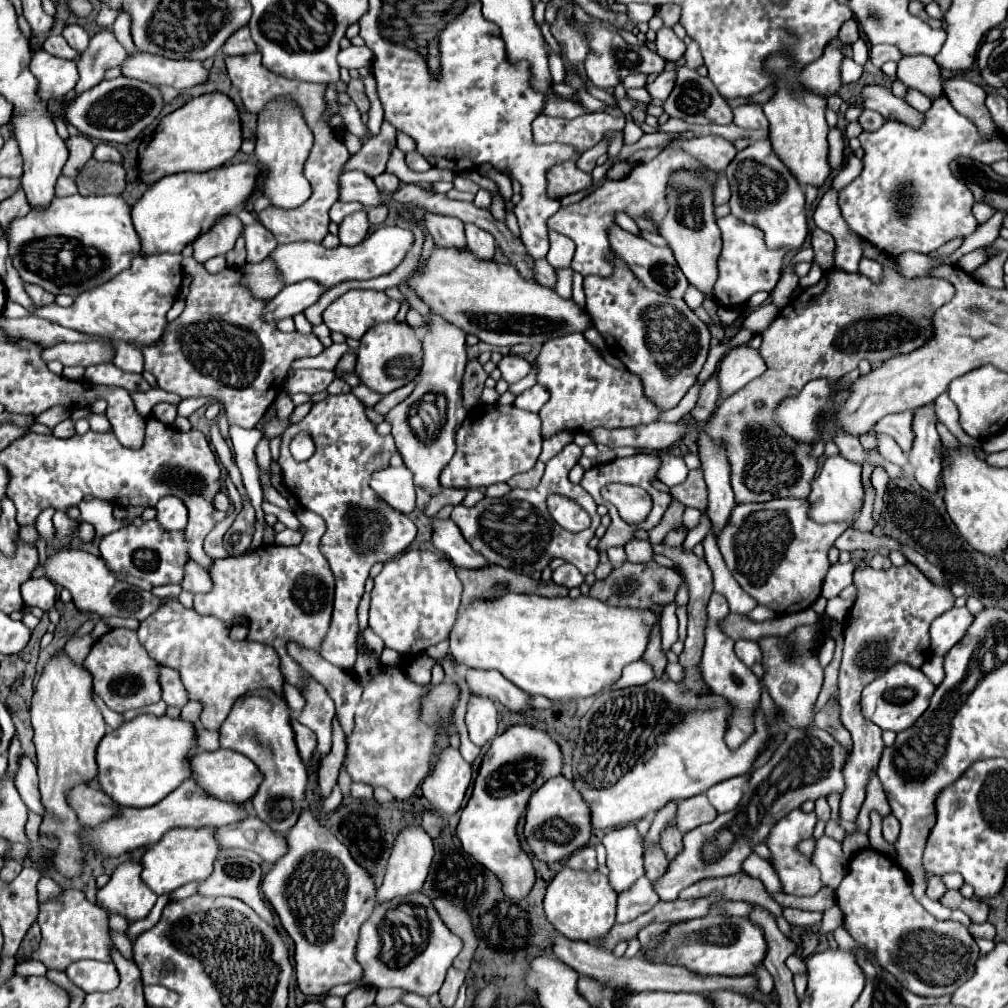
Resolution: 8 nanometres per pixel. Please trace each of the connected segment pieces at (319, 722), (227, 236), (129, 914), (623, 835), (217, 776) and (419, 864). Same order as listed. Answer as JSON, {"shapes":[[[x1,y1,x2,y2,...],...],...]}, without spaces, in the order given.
{"shapes":[[[307,682,307,690,303,692,307,706,297,716,297,720,305,726,309,726,317,736,317,750,321,754,327,754,331,750,331,720,335,714,335,704,329,698,327,690,319,686,319,682]],[[223,216,207,234,193,242,193,258,199,264,205,264,213,256,227,254,235,246,235,240,241,232,243,224,237,216]],[[137,862,121,864,111,880,99,888,97,904,109,914,123,916,129,924,147,918,157,902,157,894,143,884,139,874,141,866]],[[625,826,615,828,603,838,603,846,607,848,607,868,609,868,609,882,615,892,629,890,639,876,645,874,643,870,643,844,637,828]],[[217,750,217,752,201,752,191,760,195,782,211,796,231,802,247,802,255,796,259,784,263,782,263,774,259,768,243,754,233,750]],[[407,826,395,840,395,846,387,864,385,880,377,890,377,904,383,904,399,896,409,896,411,892,419,892,427,878,431,860,433,860,433,840,429,838,429,834,421,826]]]}

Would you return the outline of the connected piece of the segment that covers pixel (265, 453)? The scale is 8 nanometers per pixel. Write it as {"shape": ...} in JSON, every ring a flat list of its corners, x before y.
{"shape":[[261,440,261,442,259,442,259,446,257,446,257,460,259,460,259,466,269,474,271,454,269,454,269,444,267,444,267,440]]}

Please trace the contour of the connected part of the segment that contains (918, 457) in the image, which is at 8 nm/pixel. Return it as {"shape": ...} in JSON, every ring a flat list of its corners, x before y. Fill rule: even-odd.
{"shape":[[925,406,915,412,915,420,913,420,915,442,909,452,909,464,913,466,913,476,929,492,939,492,941,486,941,478,939,478,941,462,937,452,937,446,941,442,935,430,935,420,937,418,933,406]]}

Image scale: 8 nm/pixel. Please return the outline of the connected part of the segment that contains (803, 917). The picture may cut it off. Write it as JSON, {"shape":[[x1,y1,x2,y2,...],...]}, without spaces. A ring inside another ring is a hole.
{"shape":[[785,908,785,910,783,910,783,918,785,918,791,926,809,928,809,926,821,922,821,912,805,912,805,910,795,910,795,908]]}

